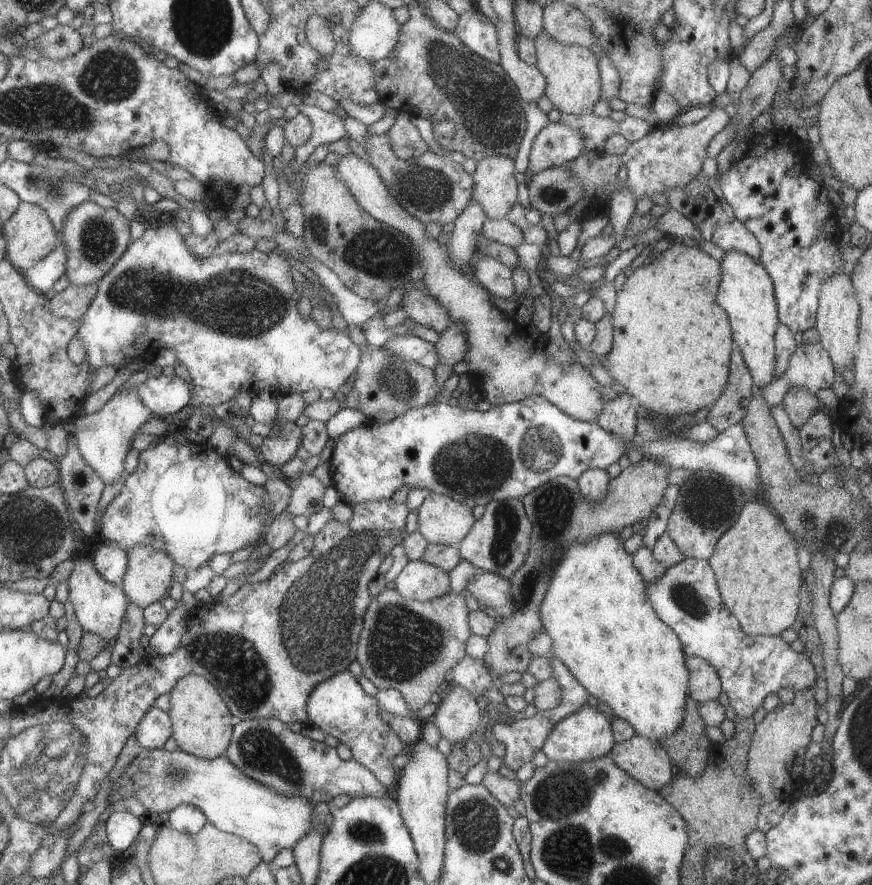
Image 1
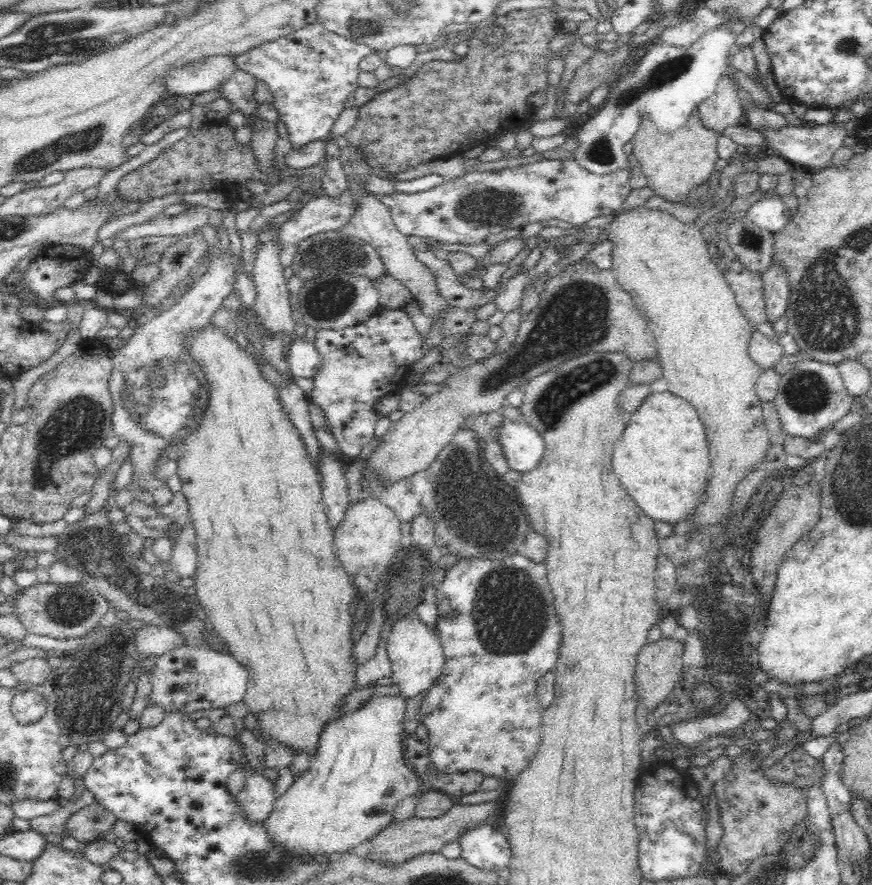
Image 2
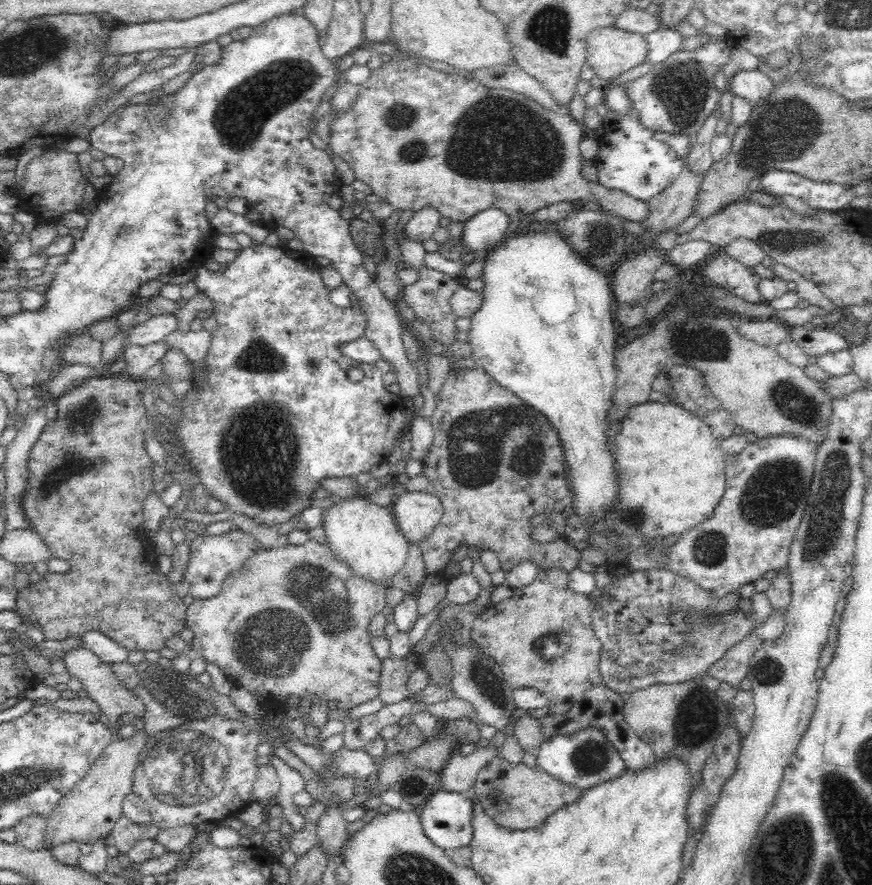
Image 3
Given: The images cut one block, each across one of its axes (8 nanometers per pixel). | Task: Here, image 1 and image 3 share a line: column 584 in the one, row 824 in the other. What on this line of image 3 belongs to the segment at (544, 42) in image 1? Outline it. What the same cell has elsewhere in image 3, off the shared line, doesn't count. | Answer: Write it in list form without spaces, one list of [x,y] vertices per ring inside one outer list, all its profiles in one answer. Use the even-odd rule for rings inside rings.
[[[144,728],[136,729],[128,738],[112,739],[108,742],[108,746],[103,748],[100,757],[96,758],[84,779],[80,779],[75,788],[64,795],[51,816],[46,818],[47,833],[43,848],[50,850],[51,847],[70,840],[84,844],[96,843],[99,836],[109,835],[118,818],[122,816],[124,796],[132,790],[139,754],[151,742],[152,738]]]

